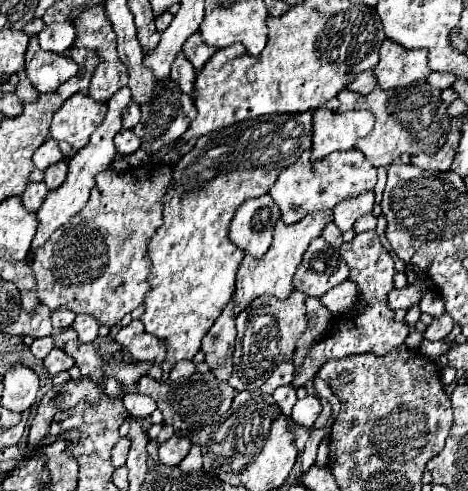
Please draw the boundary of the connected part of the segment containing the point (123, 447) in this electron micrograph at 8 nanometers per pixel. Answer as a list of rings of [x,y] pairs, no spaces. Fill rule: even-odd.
[[[124,435],[124,437],[120,437],[120,441],[112,449],[112,465],[114,467],[122,467],[126,463],[128,449],[130,449],[130,437]]]

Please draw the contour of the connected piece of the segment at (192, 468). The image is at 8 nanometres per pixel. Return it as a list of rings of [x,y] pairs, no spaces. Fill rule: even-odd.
[[[194,445],[194,447],[190,449],[190,453],[180,461],[178,469],[180,469],[184,475],[190,475],[190,473],[196,473],[200,467],[202,467],[202,453],[200,453],[200,447]]]

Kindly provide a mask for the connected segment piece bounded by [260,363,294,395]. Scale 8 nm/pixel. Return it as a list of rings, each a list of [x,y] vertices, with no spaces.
[[[280,363],[280,365],[274,369],[274,373],[270,375],[270,379],[264,381],[264,385],[260,387],[260,391],[262,391],[264,395],[272,395],[278,387],[290,385],[290,383],[292,383],[292,371],[294,371],[292,363]]]

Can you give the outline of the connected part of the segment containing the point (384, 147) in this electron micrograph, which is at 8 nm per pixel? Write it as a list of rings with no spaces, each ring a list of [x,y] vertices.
[[[416,81],[406,87],[398,87],[392,91],[382,91],[376,87],[372,95],[360,95],[354,91],[340,91],[338,93],[340,107],[336,111],[350,111],[350,109],[366,109],[376,117],[372,133],[364,137],[364,157],[374,163],[376,167],[380,165],[390,165],[394,163],[402,153],[418,155],[418,153],[436,153],[448,133],[448,123],[450,117],[446,115],[446,105],[440,99],[440,93],[434,87],[428,87],[426,81]]]

